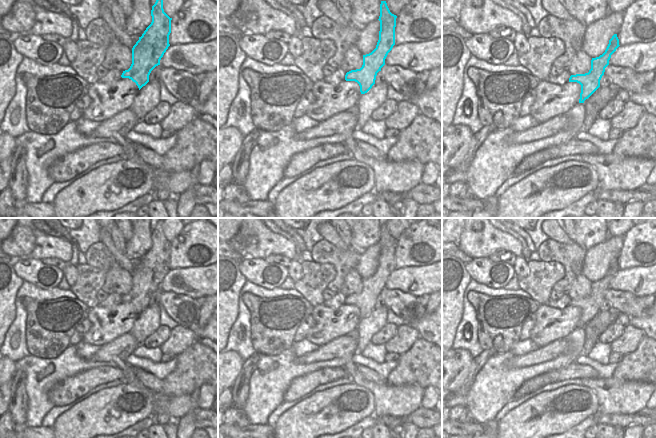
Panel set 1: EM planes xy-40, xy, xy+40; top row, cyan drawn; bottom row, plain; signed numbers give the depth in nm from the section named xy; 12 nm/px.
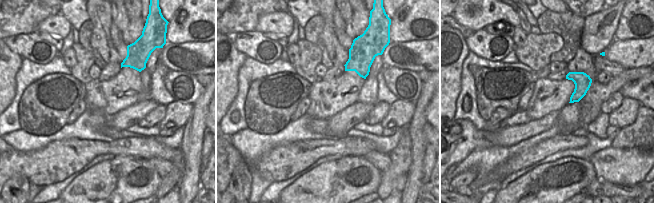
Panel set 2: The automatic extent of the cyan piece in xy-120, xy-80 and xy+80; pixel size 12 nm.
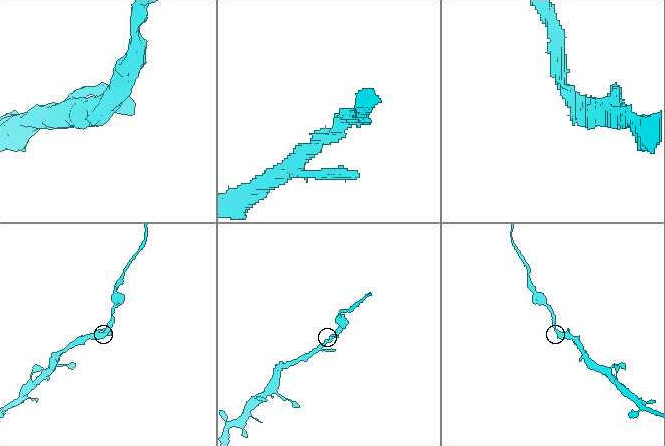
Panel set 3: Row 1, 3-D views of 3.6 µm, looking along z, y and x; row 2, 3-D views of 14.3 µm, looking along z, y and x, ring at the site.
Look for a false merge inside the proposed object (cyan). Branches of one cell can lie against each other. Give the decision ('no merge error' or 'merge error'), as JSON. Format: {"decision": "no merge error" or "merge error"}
{"decision": "merge error"}

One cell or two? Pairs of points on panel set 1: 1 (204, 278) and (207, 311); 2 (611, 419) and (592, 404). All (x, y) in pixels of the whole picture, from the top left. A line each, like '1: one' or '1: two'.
1: two
2: two

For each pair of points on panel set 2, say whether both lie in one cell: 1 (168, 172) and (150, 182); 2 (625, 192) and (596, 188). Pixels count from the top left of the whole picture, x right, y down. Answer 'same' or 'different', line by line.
1: different
2: same

